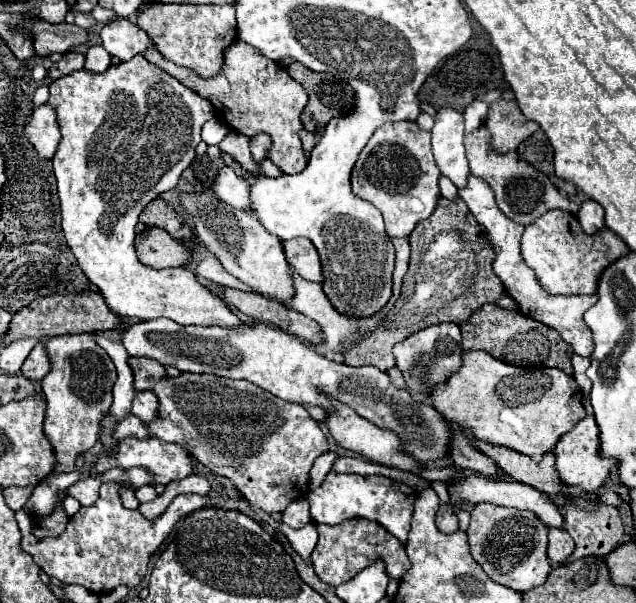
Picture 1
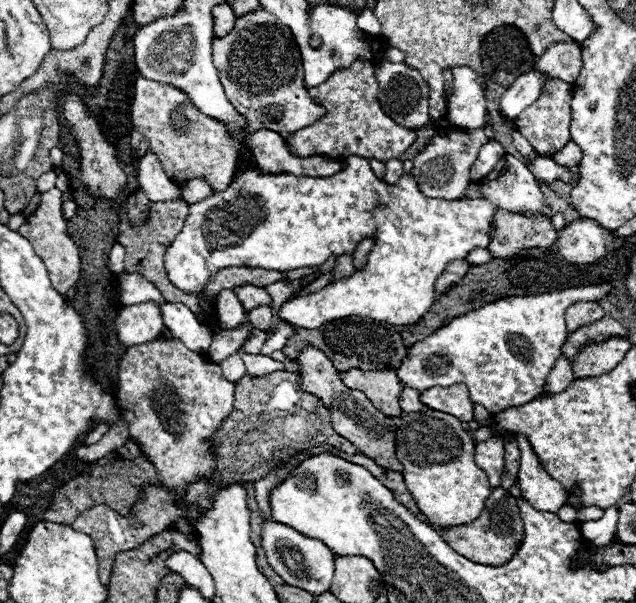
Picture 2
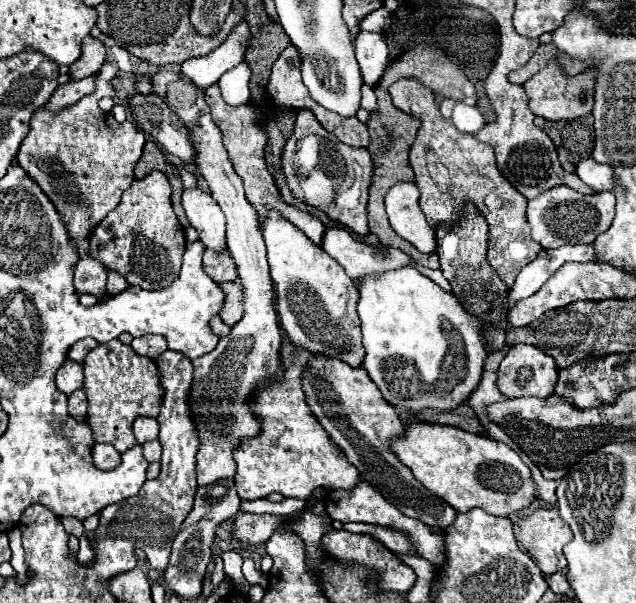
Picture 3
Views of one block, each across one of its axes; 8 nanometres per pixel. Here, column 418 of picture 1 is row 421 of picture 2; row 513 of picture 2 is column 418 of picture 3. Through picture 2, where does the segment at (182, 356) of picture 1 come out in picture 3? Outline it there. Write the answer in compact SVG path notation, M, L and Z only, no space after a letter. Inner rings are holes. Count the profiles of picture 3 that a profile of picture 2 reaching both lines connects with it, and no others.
M410 422L404 428L402 436L392 438L392 452L400 456L400 462L412 470L414 478L424 488L428 488L432 494L452 504L452 508L456 508L458 512L466 512L470 508L482 508L494 516L510 516L516 510L526 508L536 496L530 468L522 462L522 458L506 444L482 434L468 434L466 430L454 426L442 426L430 422Z

